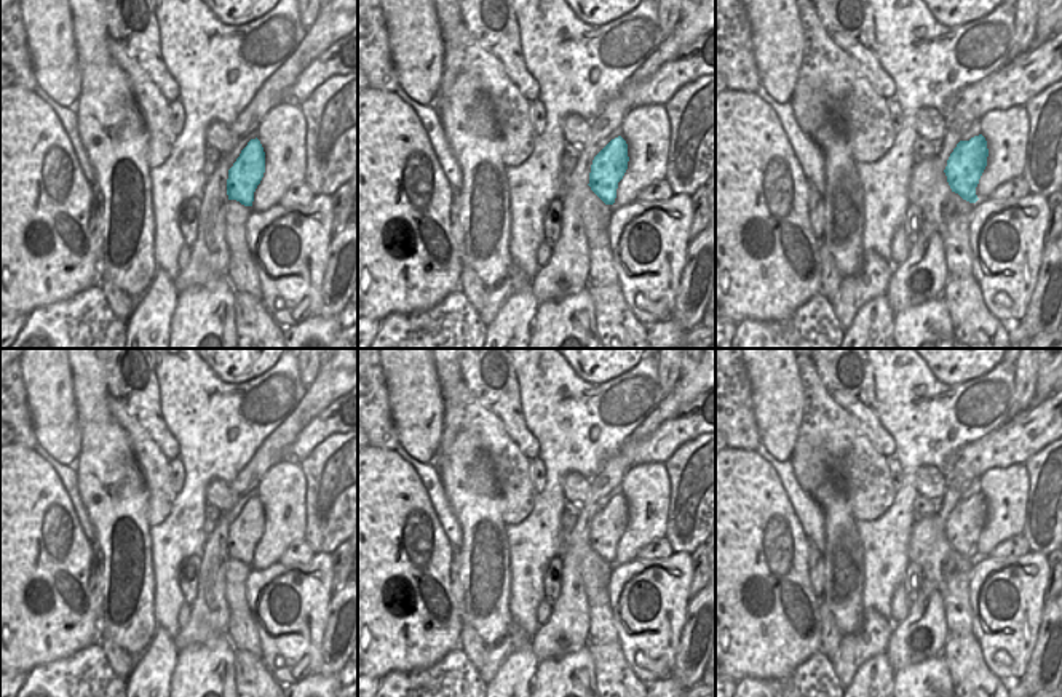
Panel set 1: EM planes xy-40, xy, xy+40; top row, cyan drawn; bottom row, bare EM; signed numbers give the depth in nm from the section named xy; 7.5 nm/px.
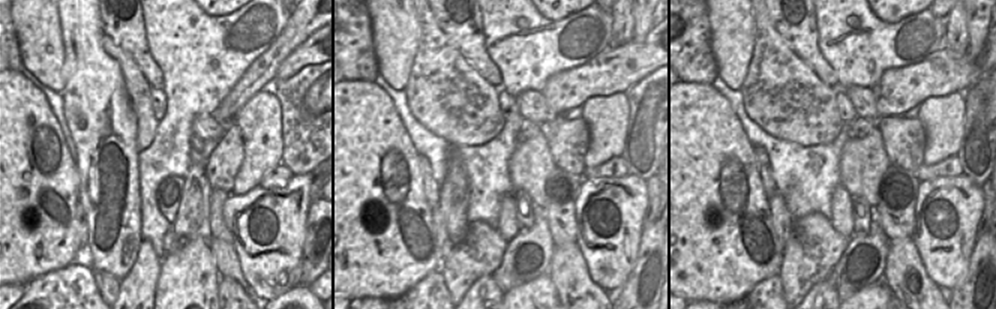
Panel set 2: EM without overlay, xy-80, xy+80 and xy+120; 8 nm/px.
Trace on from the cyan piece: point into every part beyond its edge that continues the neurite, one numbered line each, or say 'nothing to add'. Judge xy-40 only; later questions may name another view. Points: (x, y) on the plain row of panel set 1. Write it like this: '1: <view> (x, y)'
nothing to add

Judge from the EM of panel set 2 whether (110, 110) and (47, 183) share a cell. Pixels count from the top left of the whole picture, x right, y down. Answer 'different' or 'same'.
different

